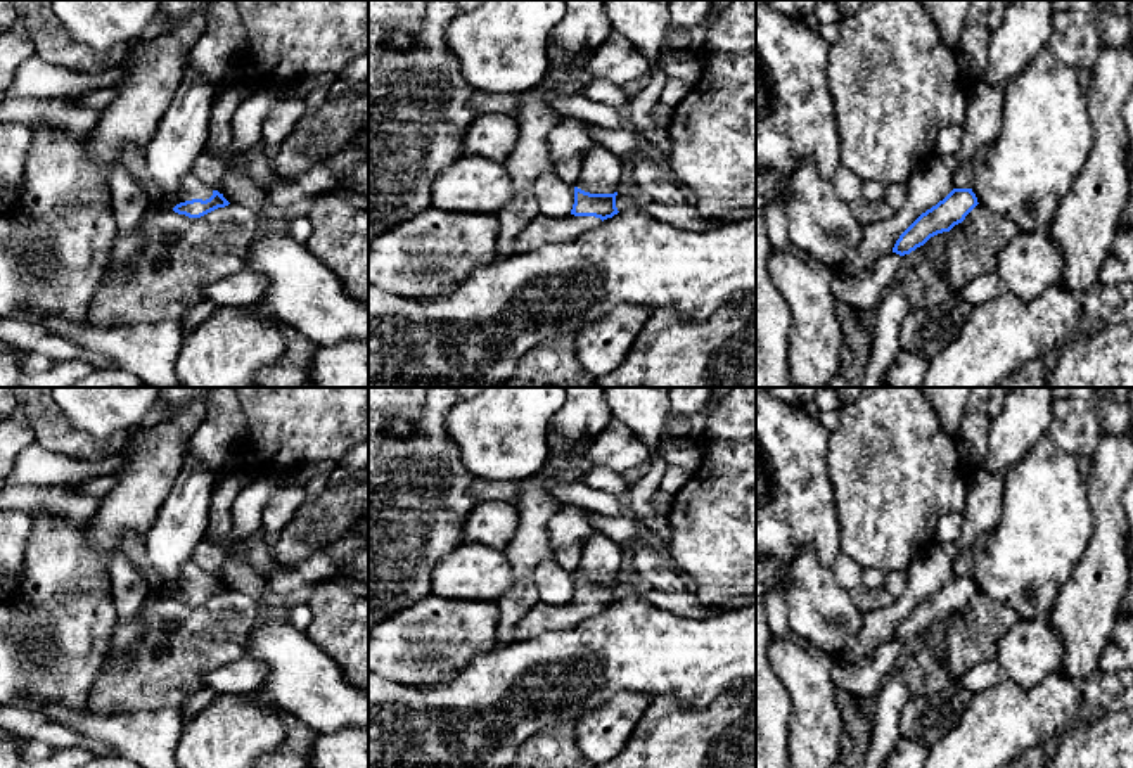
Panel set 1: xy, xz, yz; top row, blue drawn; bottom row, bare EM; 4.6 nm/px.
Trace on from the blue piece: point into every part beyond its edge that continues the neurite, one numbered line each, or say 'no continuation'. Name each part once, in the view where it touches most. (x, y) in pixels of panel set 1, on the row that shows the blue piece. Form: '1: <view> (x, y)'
1: xy (191, 187)

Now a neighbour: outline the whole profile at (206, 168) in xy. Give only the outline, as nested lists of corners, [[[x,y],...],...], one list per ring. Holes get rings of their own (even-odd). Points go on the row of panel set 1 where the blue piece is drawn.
[[[201,152],[192,166],[192,173],[204,182],[209,187],[216,187],[221,180],[221,168],[220,168],[220,161],[216,157],[213,157],[209,152]]]

